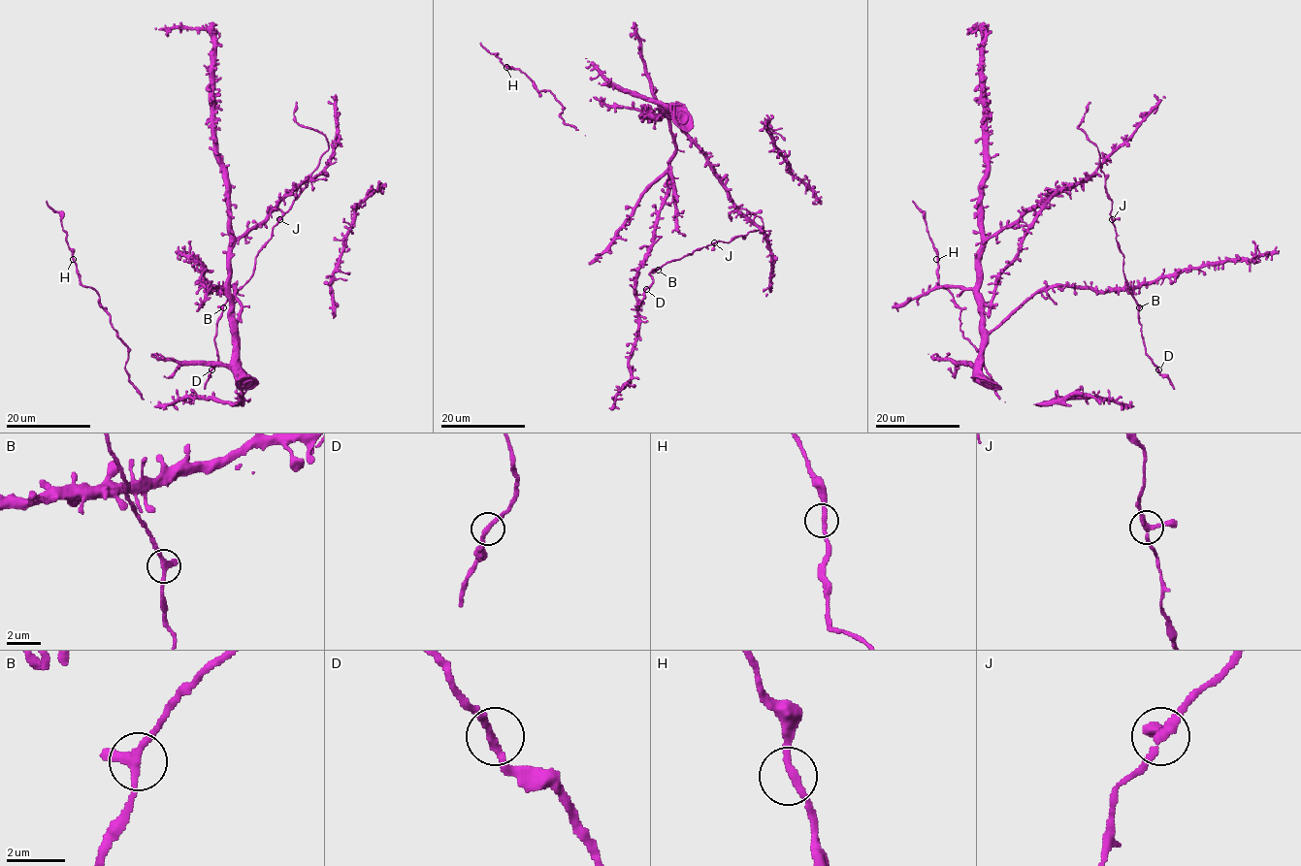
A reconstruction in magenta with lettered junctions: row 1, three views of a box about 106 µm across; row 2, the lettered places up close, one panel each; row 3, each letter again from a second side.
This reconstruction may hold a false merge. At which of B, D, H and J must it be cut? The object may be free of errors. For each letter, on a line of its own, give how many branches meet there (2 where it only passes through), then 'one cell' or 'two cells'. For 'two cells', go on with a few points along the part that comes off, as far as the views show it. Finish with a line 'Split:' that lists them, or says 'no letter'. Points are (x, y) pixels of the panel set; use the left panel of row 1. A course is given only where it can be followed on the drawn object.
B: 3 | one cell
D: 2 | one cell
H: 2 | one cell
J: 3 | one cell
Split: no letter

